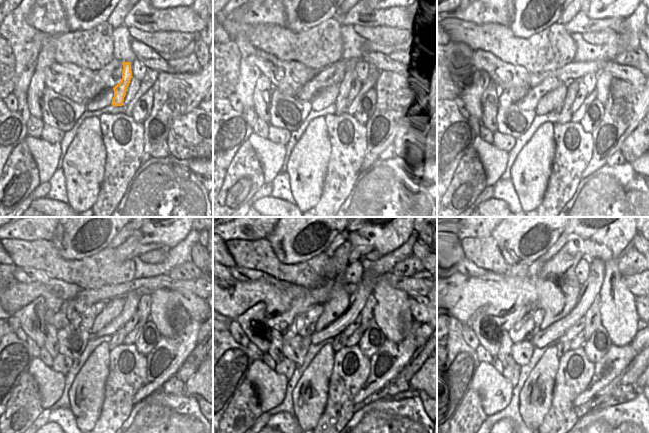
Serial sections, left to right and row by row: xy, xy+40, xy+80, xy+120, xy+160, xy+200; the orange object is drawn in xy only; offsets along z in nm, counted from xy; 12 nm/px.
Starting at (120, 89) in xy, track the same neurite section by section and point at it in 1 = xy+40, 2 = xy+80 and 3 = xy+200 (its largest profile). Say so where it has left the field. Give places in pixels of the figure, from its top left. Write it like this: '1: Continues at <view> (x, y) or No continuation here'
1: Continues at xy+40 (344, 88)
2: Continues at xy+80 (565, 114)
3: Continues at xy+200 (563, 345)

